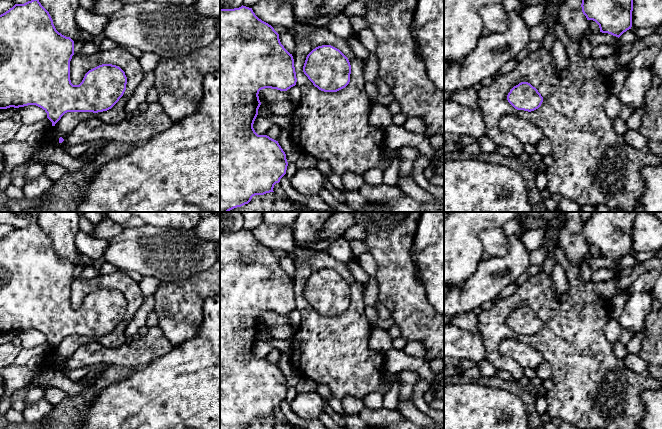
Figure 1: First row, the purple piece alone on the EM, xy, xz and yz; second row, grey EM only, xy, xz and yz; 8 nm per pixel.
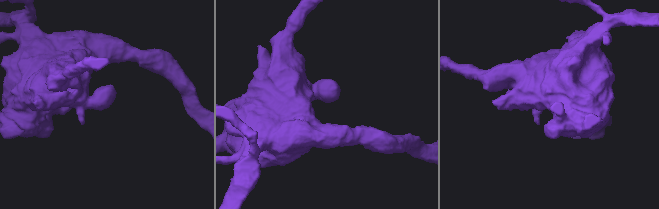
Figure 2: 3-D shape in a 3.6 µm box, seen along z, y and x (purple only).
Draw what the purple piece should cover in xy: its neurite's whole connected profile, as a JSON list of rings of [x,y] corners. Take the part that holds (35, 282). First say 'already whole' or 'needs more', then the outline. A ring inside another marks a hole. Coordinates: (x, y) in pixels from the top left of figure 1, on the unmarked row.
already whole; [[[38,222],[28,225],[24,228],[15,228],[8,235],[0,239],[0,333],[10,331],[19,332],[28,329],[36,329],[47,337],[47,342],[52,346],[52,350],[61,343],[67,336],[103,336],[111,333],[123,320],[126,314],[127,301],[125,296],[118,290],[112,288],[102,288],[89,294],[79,309],[73,309],[70,304],[70,285],[74,279],[74,265],[59,257],[49,236],[41,229]]]

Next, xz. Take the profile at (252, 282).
already whole; [[[243,229],[234,233],[220,233],[220,429],[245,429],[248,428],[255,419],[264,419],[266,417],[274,416],[274,409],[279,407],[280,403],[286,398],[288,386],[286,378],[278,365],[267,359],[258,359],[253,352],[253,348],[261,329],[258,320],[260,314],[271,312],[287,315],[295,310],[296,306],[297,302],[293,280],[281,268],[279,258],[271,249],[259,243],[252,232]]]

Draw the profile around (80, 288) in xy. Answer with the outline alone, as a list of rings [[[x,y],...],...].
[[[119,270],[109,275],[101,274],[92,279],[75,277],[70,285],[71,307],[79,309],[89,294],[102,288],[116,289],[125,296],[127,308],[123,320],[107,335],[65,337],[54,350],[42,359],[43,367],[59,367],[60,361],[65,363],[80,346],[86,343],[97,342],[107,348],[118,348],[126,342],[125,328],[144,302],[139,283],[130,278],[126,272]]]

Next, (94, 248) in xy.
[[[80,230],[75,236],[75,245],[81,254],[96,261],[102,258],[105,250],[109,246],[109,240],[94,238]]]

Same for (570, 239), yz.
[[[566,212],[566,222],[557,239],[557,244],[564,250],[566,258],[578,264],[589,252],[588,244],[582,236],[582,223],[580,212]]]

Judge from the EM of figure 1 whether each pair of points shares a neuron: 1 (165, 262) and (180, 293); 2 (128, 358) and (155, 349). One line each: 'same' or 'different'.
1: different
2: same

